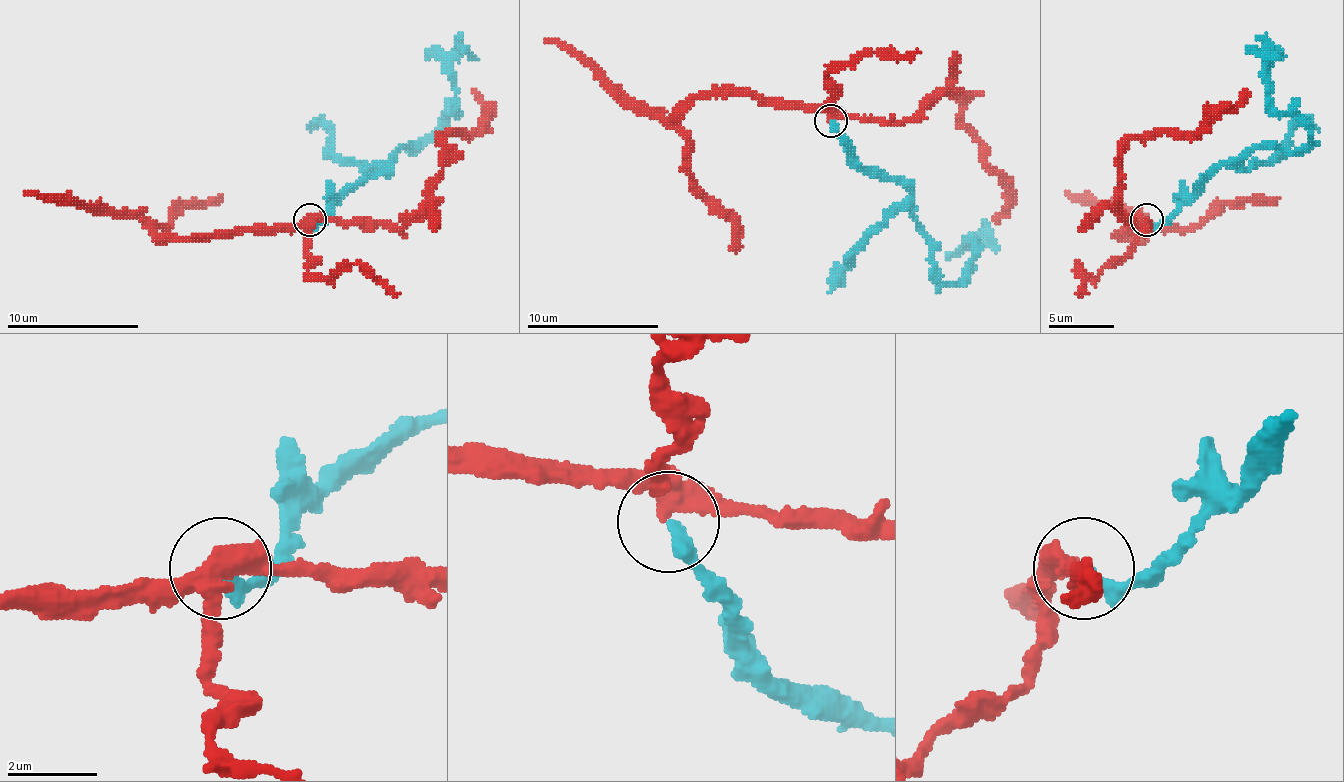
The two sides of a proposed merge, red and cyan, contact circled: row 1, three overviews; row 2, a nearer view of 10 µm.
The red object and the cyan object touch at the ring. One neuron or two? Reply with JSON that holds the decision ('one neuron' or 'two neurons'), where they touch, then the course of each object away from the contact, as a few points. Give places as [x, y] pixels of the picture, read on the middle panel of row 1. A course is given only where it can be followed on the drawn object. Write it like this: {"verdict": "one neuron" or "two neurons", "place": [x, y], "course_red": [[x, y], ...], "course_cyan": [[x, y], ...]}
{"verdict": "one neuron", "place": [830, 120], "course_red": [[831, 118], [910, 121], [936, 95], [963, 95], [963, 128], [1009, 193], [1009, 203], [992, 220]], "course_cyan": [[831, 121], [867, 170], [910, 193], [933, 272], [943, 282], [956, 282], [982, 220]]}

